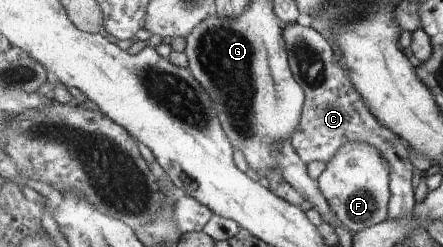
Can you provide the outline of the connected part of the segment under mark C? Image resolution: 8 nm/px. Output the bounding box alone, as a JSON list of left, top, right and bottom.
[284,23,417,222]

